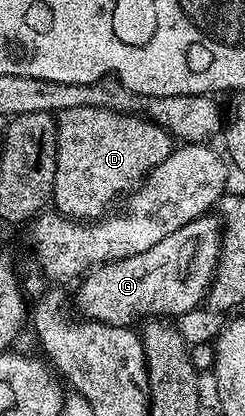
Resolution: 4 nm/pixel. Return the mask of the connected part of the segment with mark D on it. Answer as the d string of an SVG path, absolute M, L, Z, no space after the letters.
M67 109L56 117L56 170L51 204L55 212L73 219L100 219L115 197L131 194L162 159L174 151L174 138L158 123L136 113L102 115L98 109Z

